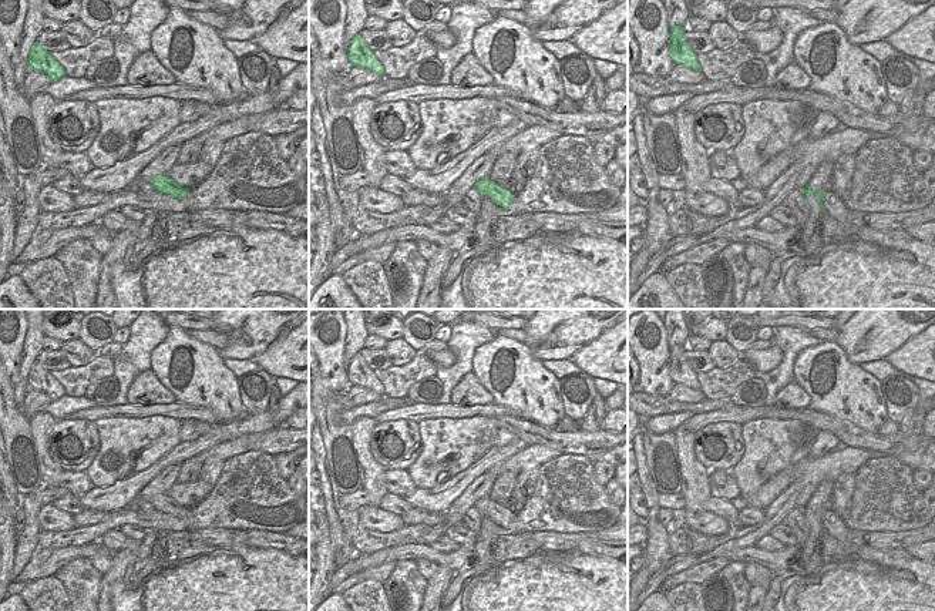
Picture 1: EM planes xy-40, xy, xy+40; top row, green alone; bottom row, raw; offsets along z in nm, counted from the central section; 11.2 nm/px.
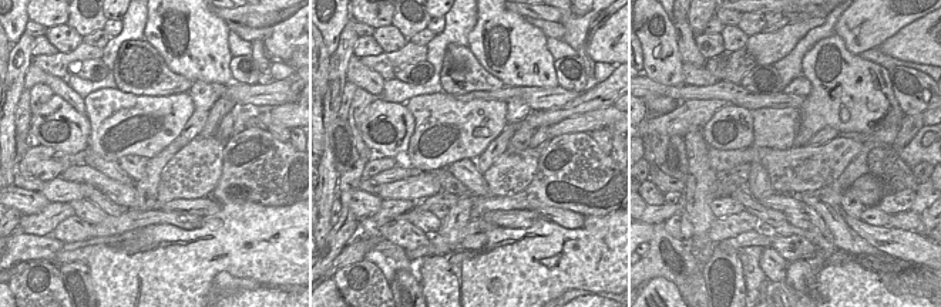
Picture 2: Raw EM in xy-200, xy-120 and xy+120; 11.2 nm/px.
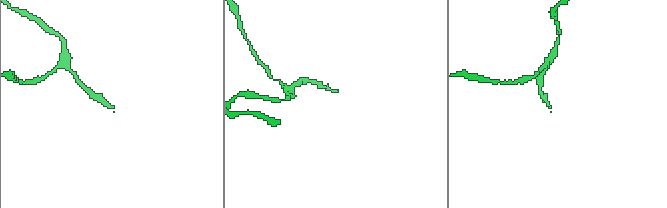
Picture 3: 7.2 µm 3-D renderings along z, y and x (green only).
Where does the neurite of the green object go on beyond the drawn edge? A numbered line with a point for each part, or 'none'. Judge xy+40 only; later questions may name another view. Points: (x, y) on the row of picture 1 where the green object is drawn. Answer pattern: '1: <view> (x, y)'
1: xy+40 (834, 205)

